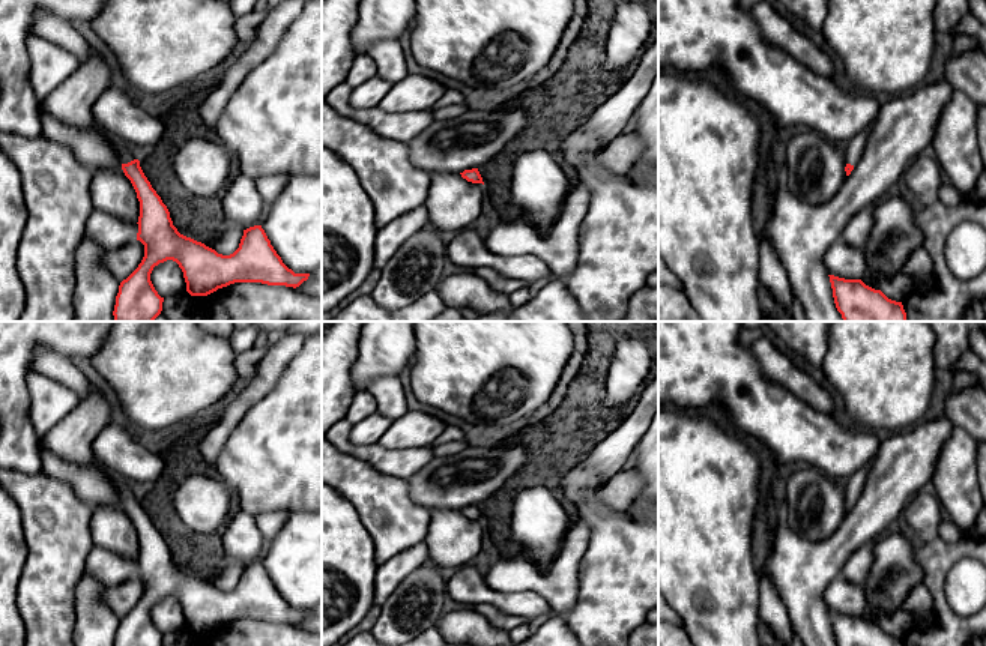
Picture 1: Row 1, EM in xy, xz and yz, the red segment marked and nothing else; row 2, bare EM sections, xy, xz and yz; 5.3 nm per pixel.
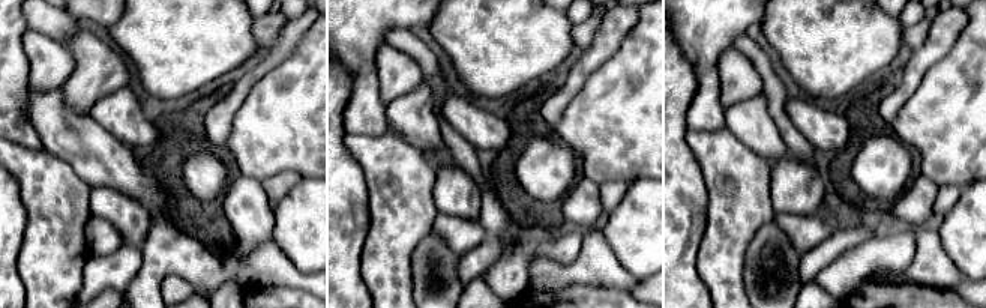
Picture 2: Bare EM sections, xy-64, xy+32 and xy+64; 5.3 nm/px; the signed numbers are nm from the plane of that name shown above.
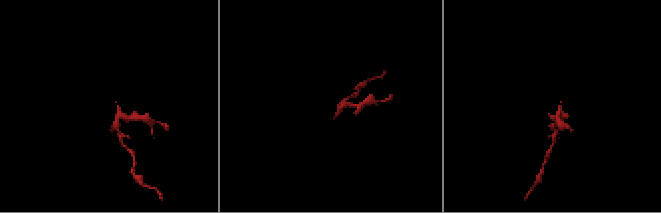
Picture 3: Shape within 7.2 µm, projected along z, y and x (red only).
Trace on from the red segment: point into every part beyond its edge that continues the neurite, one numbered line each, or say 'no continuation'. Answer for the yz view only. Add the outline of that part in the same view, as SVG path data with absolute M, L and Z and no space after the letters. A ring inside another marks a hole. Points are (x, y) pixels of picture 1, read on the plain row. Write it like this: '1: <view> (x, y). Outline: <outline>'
1: yz (854, 484). Outline: M866 464L860 467L855 473L852 473L846 481L845 481L845 494L846 500L857 502L858 497L861 496L861 491L864 488L864 482L869 473L872 464Z

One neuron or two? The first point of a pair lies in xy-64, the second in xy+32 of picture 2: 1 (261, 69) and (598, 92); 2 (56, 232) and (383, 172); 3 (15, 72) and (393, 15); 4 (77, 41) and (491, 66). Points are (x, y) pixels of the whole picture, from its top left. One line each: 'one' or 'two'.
1: two
2: one
3: one
4: two

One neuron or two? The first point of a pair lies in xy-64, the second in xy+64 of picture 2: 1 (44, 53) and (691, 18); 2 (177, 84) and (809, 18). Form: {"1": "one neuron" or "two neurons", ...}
{"1": "two neurons", "2": "one neuron"}

